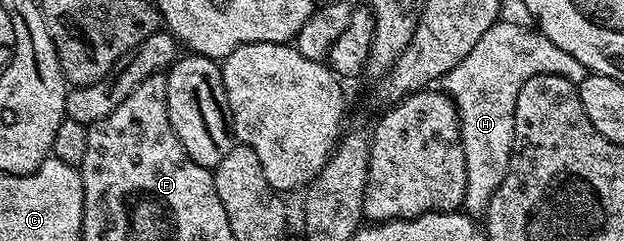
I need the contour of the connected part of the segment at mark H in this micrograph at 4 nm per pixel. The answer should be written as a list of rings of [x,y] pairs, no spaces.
[[[498,20],[487,32],[483,32],[483,37],[479,39],[479,44],[451,68],[443,79],[444,93],[452,98],[457,106],[457,119],[461,122],[461,143],[465,153],[465,163],[467,164],[467,188],[465,189],[465,201],[463,203],[464,213],[470,216],[484,215],[485,209],[491,204],[491,196],[495,196],[495,188],[503,184],[503,176],[507,176],[509,167],[509,157],[513,151],[513,137],[515,136],[515,100],[519,100],[519,88],[531,76],[540,74],[562,74],[567,80],[574,84],[582,82],[586,76],[586,69],[571,52],[563,52],[563,48],[551,44],[547,36],[536,28],[528,30],[525,26],[520,26],[517,22],[505,22]]]

